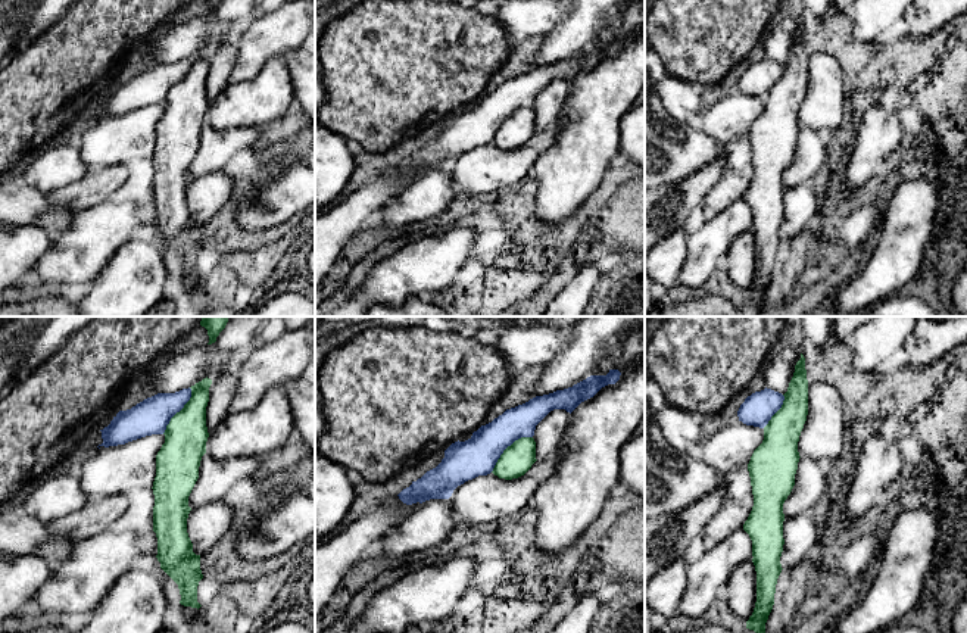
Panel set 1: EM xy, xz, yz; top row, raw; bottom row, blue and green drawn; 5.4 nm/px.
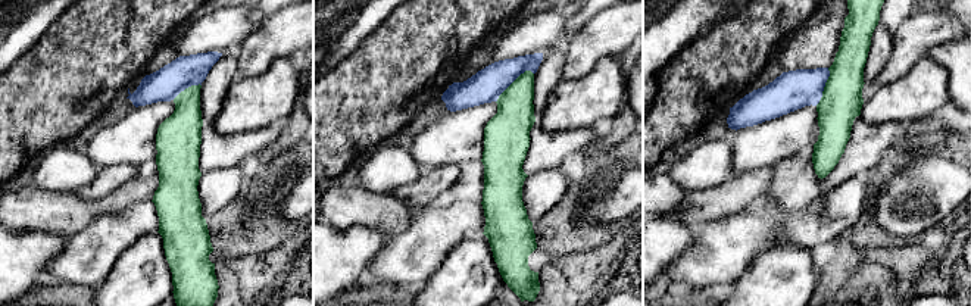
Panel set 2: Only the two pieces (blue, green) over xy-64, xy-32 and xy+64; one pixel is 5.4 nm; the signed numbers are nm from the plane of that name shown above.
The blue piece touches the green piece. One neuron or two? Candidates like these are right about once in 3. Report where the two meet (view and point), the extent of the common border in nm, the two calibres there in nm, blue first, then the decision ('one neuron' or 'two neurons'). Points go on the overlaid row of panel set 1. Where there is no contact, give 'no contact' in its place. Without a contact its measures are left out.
xz (507, 446) | 300 nm | 220/170 nm | two neurons

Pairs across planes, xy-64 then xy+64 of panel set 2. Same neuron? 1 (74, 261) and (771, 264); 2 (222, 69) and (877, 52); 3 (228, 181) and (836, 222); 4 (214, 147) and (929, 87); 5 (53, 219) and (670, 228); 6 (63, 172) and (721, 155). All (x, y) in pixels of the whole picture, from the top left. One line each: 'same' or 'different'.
1: different
2: same
3: same
4: different
5: different
6: same

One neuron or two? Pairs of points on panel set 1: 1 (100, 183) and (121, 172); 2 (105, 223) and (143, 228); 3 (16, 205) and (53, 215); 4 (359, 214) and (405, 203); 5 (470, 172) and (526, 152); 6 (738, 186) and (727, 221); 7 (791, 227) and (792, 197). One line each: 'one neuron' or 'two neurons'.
1: one neuron
2: one neuron
3: one neuron
4: two neurons
5: one neuron
6: two neurons
7: one neuron

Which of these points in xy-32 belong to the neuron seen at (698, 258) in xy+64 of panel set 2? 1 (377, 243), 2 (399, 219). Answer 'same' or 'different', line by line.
1: different
2: different

